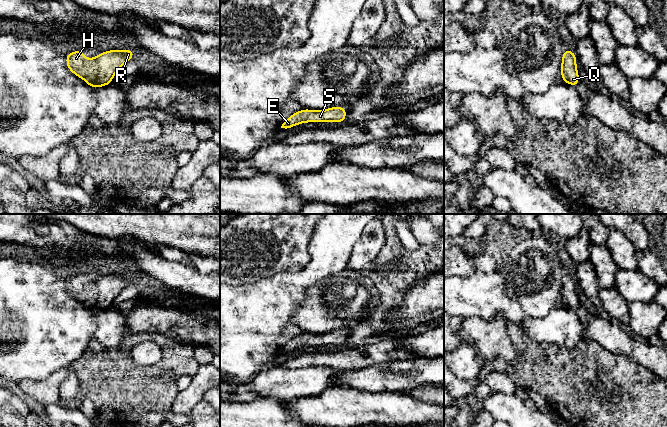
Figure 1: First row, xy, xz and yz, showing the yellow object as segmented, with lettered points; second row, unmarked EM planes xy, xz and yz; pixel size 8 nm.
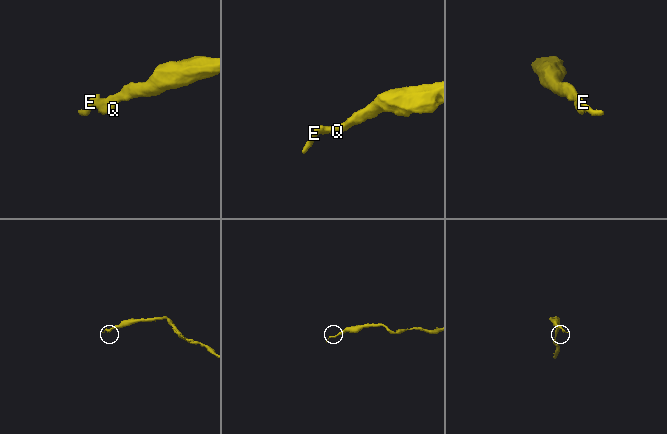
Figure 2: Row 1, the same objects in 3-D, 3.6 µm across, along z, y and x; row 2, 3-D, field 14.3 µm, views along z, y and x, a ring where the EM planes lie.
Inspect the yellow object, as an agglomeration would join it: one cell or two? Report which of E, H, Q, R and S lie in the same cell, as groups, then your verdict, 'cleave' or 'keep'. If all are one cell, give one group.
E H Q R S | keep

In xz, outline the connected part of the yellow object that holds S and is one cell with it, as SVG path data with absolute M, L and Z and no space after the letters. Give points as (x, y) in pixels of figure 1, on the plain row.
M332 331L322 335L303 333L294 337L282 348L281 352L291 352L297 348L305 346L341 346L344 347L346 341L344 331Z

